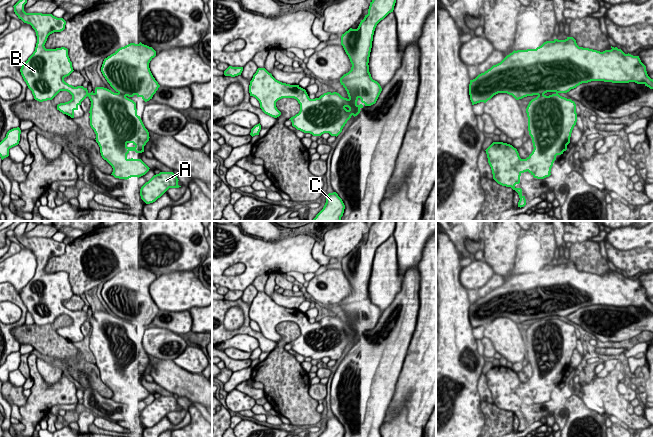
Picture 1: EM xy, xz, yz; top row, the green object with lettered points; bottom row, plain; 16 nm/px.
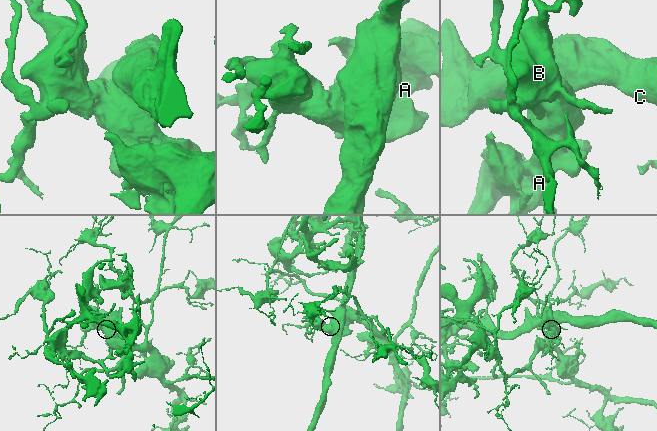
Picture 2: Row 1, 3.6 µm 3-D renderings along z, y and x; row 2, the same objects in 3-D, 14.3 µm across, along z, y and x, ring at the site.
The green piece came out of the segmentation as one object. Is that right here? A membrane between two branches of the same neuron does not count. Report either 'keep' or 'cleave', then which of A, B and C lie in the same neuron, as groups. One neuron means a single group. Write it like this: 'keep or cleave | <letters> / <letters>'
cleave | A B / C

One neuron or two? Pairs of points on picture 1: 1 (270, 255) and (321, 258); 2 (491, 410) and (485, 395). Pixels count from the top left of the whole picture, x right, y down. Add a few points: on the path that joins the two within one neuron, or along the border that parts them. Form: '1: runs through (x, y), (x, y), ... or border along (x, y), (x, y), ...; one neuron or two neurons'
1: border along (315, 241), (312, 247), (312, 256), (321, 265); two neurons
2: border along (481, 400), (492, 403); two neurons

